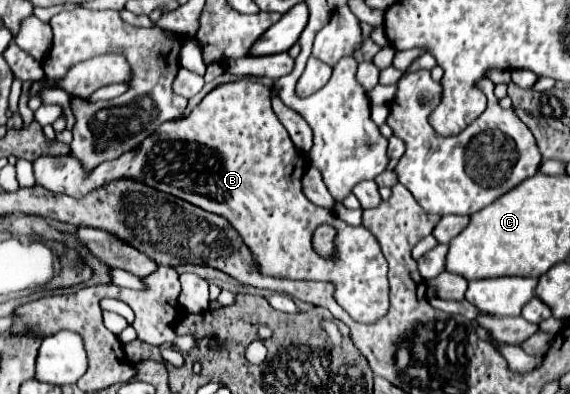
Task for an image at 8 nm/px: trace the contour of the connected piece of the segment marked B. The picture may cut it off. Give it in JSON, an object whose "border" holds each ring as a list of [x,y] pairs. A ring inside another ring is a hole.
{"border":[[[241,79],[235,83],[219,85],[213,89],[187,117],[167,121],[159,125],[137,149],[123,153],[113,161],[97,165],[93,171],[87,171],[77,157],[67,155],[39,155],[33,161],[35,179],[39,185],[47,187],[53,193],[65,193],[71,197],[87,195],[91,189],[101,187],[103,183],[131,177],[167,191],[179,199],[185,199],[205,211],[225,217],[241,235],[243,243],[249,247],[259,273],[279,279],[311,279],[325,281],[335,285],[335,301],[359,323],[375,323],[389,311],[389,283],[387,283],[387,261],[383,259],[381,245],[365,227],[351,227],[331,211],[315,207],[301,191],[301,177],[307,171],[305,157],[295,149],[289,139],[287,129],[281,125],[277,115],[271,109],[269,89],[257,81]],[[319,225],[335,227],[335,259],[325,259],[313,249],[313,233]]]}

